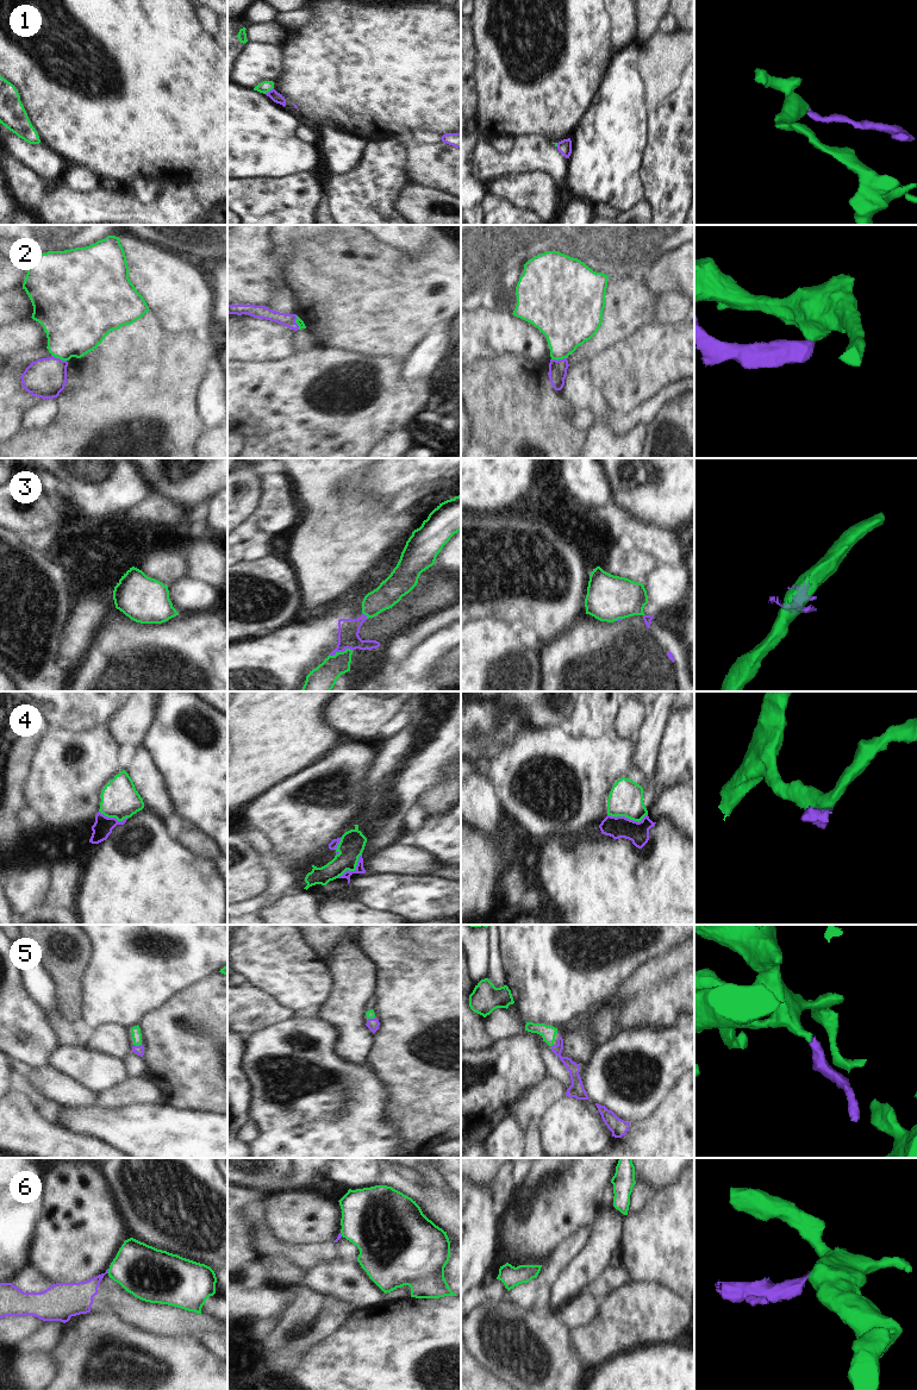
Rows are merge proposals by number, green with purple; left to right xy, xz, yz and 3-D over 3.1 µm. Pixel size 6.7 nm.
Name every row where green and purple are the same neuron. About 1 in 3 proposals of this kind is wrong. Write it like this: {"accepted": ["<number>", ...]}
{"accepted": ["1", "5"]}

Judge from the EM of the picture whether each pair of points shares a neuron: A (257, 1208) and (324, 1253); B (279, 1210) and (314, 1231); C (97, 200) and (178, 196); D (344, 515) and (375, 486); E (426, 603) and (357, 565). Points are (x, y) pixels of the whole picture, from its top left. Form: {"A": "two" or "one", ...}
{"A": "one", "B": "one", "C": "one", "D": "two", "E": "two"}

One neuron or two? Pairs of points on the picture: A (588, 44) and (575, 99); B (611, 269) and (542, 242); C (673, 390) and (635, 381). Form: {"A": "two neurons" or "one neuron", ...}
{"A": "one neuron", "B": "one neuron", "C": "two neurons"}

